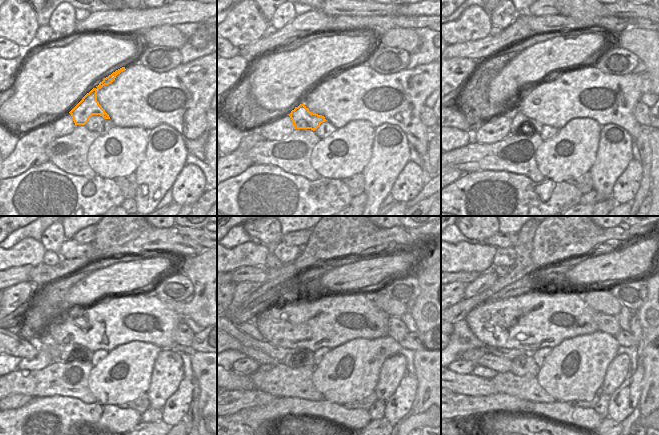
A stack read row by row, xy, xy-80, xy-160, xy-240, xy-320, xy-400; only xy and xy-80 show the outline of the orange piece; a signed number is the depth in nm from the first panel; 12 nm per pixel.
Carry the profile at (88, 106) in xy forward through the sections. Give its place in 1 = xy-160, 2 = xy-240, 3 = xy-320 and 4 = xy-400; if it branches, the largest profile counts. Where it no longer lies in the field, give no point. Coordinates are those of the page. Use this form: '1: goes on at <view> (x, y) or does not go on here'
1: goes on at xy-160 (520, 121)
2: goes on at xy-240 (72, 352)
3: goes on at xy-320 (300, 357)
4: goes on at xy-400 (523, 366)

